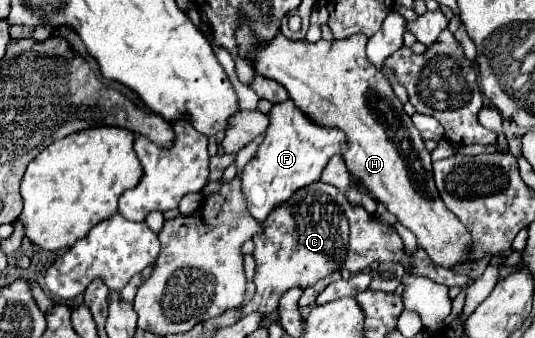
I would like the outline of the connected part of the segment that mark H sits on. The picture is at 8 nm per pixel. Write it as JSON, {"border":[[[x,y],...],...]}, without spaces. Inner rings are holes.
{"border":[[[243,25],[237,31],[237,45],[239,55],[251,57],[259,75],[281,83],[295,105],[315,123],[345,131],[349,149],[343,159],[351,175],[369,189],[373,199],[385,203],[401,225],[415,233],[419,247],[427,251],[435,265],[449,269],[465,261],[469,233],[443,205],[431,175],[431,153],[425,149],[419,131],[413,127],[411,117],[405,113],[383,71],[367,59],[365,35],[357,33],[341,41],[321,39],[309,43],[305,39],[291,41],[277,33],[267,45],[257,45],[251,29]]]}

